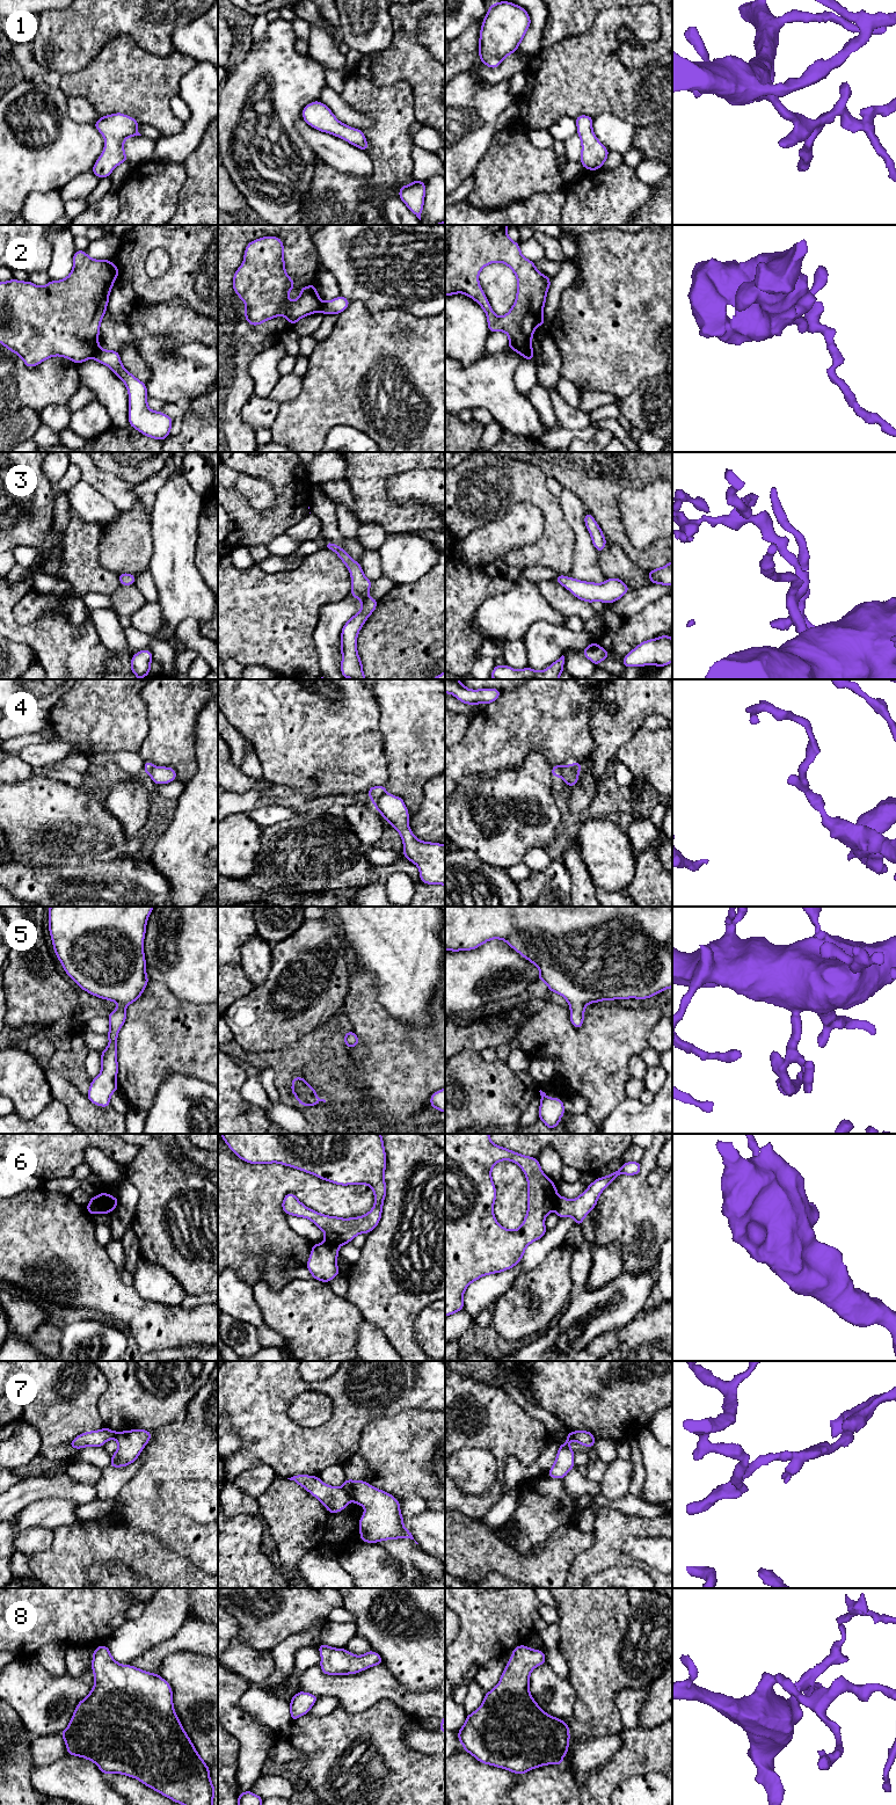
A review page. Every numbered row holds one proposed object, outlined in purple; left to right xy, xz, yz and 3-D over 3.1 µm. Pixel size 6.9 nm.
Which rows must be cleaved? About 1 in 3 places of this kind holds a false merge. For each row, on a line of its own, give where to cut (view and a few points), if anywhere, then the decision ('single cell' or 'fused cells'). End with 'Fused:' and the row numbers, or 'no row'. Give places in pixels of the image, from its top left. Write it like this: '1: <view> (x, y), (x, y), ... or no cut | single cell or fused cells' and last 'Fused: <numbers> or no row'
1: no cut | single cell
2: xz (323, 303), (319, 311) | fused cells
3: no cut | single cell
4: xz (386, 792), (373, 803) | fused cells
5: no cut | single cell
6: xy (95, 1196), (110, 1212) | fused cells
7: xz (342, 1486), (351, 1499) | fused cells
8: no cut | single cell
Fused: 2, 4, 6, 7

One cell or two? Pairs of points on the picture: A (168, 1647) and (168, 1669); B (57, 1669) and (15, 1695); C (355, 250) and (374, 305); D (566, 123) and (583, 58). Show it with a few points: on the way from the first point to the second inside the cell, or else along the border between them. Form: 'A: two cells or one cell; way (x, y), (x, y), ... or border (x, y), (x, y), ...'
A: two cells; border (195, 1652), (169, 1653), (162, 1660), (158, 1673)
B: two cells; border (35, 1657), (52, 1674), (66, 1674)
C: one cell; way (369, 264), (374, 270), (374, 291)
D: two cells; border (574, 116), (560, 116), (547, 129)

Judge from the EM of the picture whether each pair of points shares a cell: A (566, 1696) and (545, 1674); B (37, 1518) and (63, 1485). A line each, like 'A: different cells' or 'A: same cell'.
A: same cell
B: different cells

